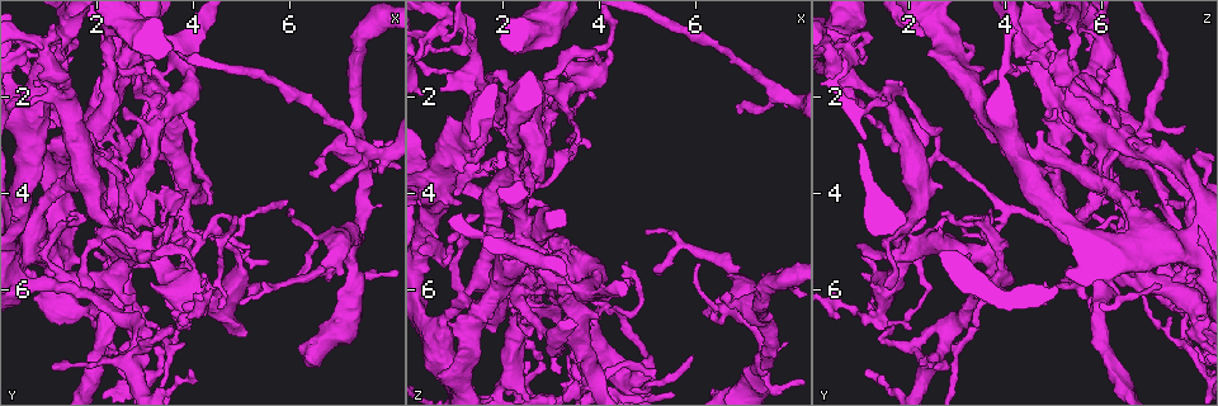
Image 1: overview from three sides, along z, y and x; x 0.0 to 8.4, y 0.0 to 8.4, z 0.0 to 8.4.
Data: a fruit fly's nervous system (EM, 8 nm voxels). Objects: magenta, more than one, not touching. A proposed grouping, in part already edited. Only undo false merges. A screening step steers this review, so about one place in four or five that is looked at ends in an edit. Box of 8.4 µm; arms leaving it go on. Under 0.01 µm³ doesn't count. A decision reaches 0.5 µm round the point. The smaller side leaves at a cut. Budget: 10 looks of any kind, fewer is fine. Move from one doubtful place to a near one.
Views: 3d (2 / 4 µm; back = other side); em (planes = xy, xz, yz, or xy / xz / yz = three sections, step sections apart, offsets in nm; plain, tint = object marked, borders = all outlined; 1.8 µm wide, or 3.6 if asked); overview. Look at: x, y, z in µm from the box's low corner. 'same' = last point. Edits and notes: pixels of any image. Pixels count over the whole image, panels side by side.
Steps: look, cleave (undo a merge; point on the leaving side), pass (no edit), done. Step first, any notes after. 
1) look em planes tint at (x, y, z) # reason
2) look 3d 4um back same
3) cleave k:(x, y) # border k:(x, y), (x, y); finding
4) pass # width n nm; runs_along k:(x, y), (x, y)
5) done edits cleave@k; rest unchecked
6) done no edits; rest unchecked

look em xy step 8 tint at (1.30, 2.05, 1.60) # closes a loop

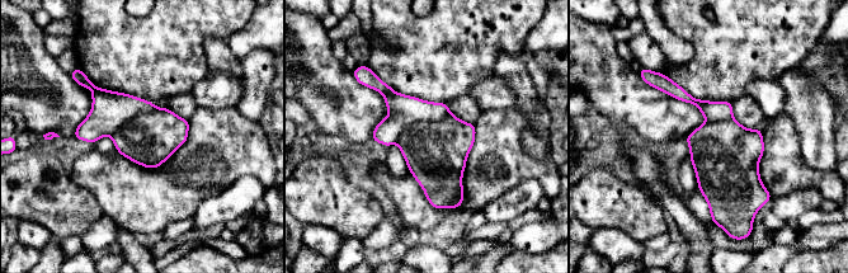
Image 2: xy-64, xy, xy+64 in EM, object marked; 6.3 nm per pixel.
pass # continuous, no second cell

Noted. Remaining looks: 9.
look 3d 2um at (3.30, 2.20, 6.05) # sharp bend

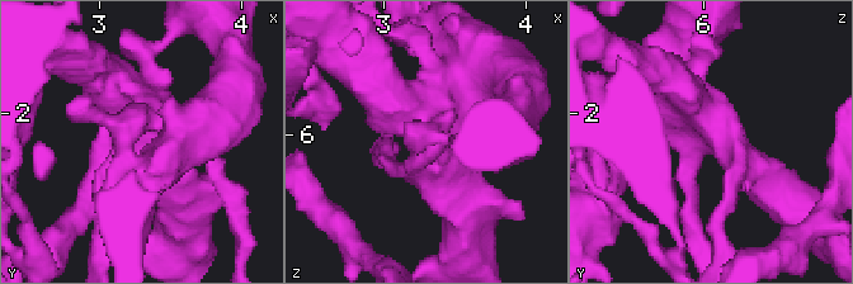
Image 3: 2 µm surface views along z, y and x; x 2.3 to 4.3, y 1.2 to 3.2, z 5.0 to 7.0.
look em planes tint at (3.34, 2.14, 6.10)

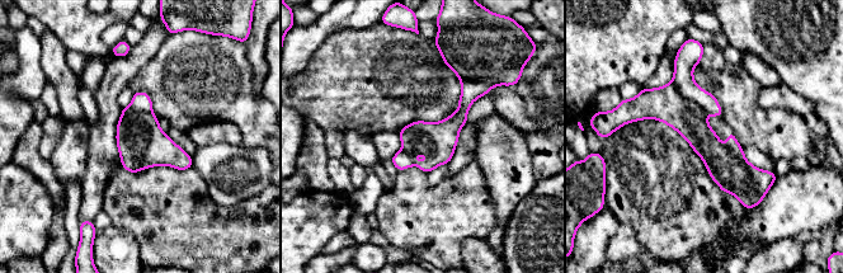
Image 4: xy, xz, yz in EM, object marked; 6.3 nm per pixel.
pass # runs_along 4:(688, 67), (688, 118), (748, 205); all the same cell

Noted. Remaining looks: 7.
look 3d 2um at (2.30, 4.75, 2.00) # four arms meet

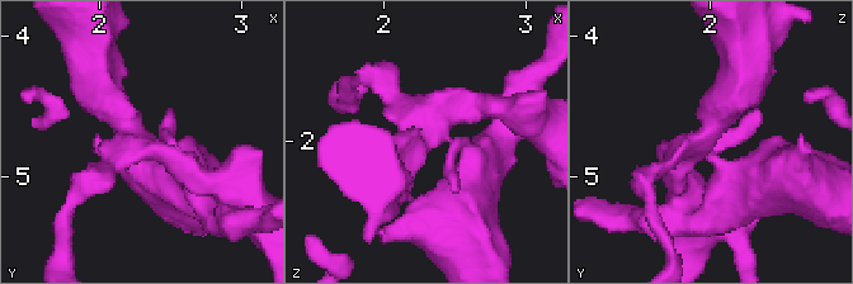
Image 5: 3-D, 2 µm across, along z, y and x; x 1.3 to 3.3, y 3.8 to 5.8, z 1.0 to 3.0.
look em planes tint at (2.28, 4.72, 2.00) # arms 4

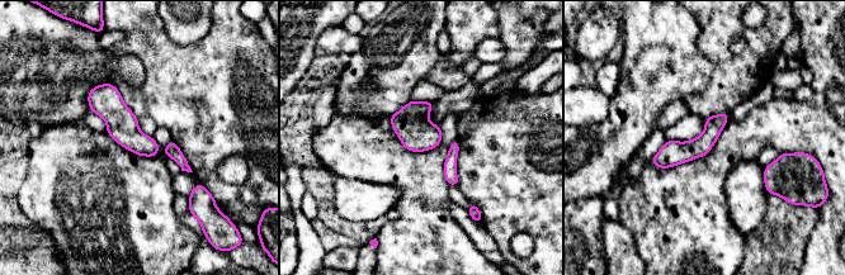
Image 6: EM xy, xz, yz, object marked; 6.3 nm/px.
pass # width 130 nm; continuous, no second cell

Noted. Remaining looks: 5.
look em planes plain at (2.45, 5.85, 6.60) # abrupt turn

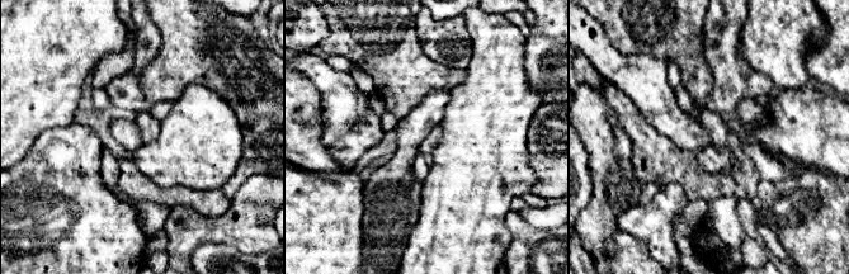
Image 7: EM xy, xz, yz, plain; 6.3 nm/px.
look em planes tint same # where the object lies

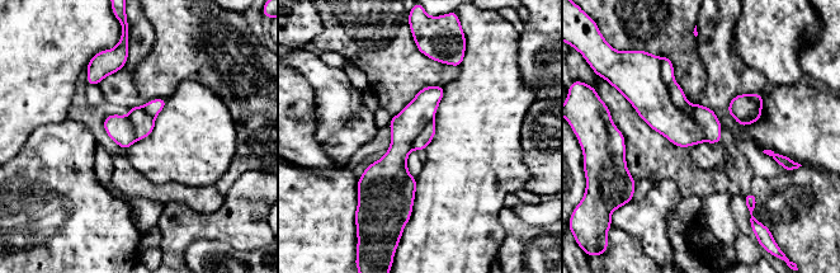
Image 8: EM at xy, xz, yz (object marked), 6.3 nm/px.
pass # runs_along 8:(439, 89), (399, 150), (406, 208); all the same cell

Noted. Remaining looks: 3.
done no edits; rest unchecked

